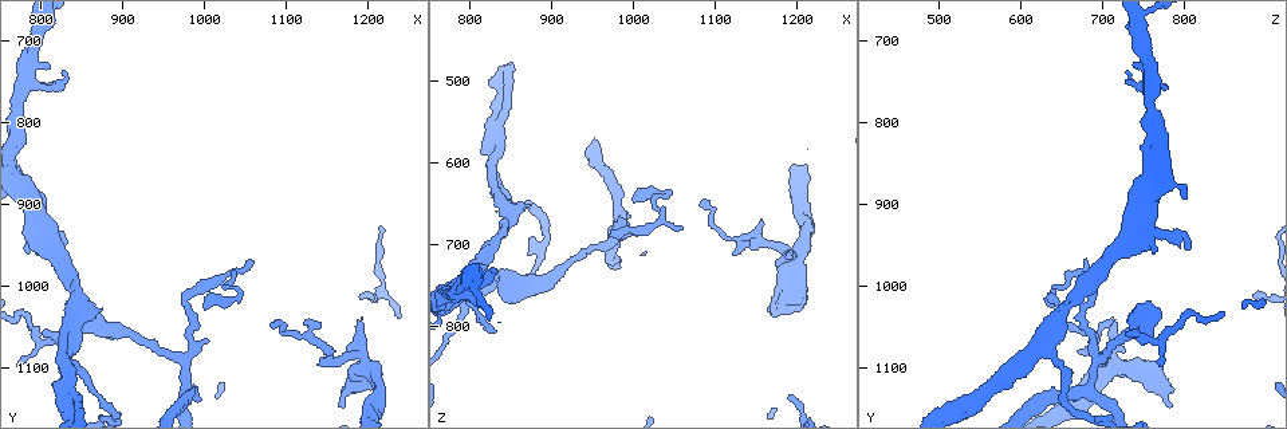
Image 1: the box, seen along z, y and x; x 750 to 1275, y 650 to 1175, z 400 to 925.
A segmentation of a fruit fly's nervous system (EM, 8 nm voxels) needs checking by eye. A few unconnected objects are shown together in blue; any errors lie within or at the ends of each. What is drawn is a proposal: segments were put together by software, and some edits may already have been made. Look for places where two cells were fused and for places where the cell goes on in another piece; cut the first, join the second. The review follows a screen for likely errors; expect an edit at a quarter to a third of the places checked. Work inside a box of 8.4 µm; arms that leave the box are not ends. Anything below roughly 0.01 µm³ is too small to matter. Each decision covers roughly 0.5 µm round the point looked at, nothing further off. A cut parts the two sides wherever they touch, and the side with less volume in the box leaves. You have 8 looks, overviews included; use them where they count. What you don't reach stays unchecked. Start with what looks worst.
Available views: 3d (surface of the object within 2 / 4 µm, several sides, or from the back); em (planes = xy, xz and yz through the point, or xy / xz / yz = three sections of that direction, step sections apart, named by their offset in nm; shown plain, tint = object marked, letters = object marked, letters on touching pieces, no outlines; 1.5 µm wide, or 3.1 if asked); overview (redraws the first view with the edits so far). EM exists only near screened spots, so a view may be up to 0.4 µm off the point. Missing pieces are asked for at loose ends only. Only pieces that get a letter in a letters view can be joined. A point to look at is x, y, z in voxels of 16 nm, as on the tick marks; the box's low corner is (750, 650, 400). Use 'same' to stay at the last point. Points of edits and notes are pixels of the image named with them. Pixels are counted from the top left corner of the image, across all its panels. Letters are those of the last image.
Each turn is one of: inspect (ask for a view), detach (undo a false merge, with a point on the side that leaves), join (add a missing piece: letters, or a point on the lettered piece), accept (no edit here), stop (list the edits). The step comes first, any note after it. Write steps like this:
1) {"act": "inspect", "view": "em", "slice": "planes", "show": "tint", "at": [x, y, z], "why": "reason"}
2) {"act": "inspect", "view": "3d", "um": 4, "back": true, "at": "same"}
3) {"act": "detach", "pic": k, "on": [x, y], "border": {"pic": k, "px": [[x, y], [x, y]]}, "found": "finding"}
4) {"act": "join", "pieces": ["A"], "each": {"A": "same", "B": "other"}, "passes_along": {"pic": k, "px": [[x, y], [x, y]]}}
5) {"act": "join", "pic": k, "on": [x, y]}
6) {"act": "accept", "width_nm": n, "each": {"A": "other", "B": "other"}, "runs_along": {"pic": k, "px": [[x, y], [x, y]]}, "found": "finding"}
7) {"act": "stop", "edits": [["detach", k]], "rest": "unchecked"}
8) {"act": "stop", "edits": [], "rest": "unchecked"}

{"act": "inspect", "view": "3d", "um": 4, "at": [840, 1080, 630], "why": "sharp bend"}

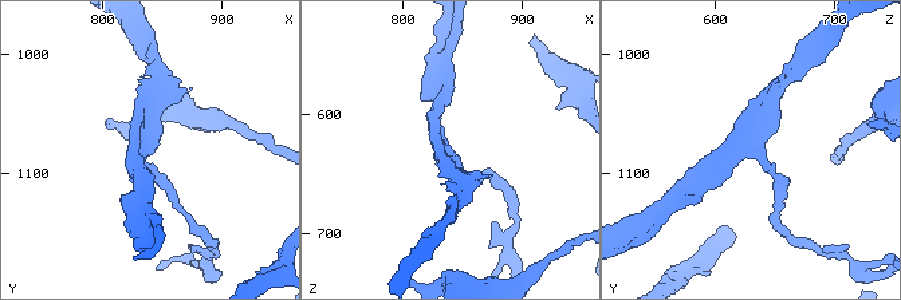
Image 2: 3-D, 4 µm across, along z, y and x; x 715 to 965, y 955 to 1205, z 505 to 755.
{"act": "inspect", "view": "em", "slice": "xz", "step": 8, "show": "tint", "at": [836, 1082, 634], "arms": 3}

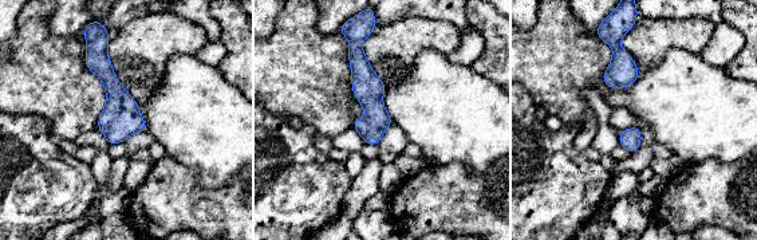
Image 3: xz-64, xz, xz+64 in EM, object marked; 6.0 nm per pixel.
{"act": "inspect", "view": "em", "slice": "planes", "show": "letters", "at": "same"}

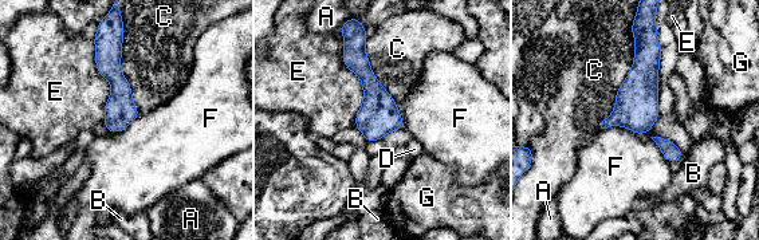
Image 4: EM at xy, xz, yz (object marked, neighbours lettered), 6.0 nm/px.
{"act": "accept", "width_nm": 190, "longest_contact_nm": ["C", 650], "each": {"A": "other", "B": "other", "C": "other", "D": "other", "E": "other", "F": "other", "G": "other"}, "found": "continuous, no second cell"}

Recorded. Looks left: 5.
{"act": "inspect", "view": "3d", "um": 2, "at": [1085, 1050, 645]}

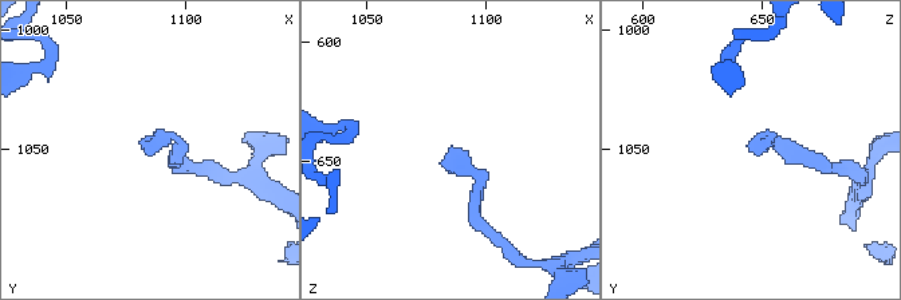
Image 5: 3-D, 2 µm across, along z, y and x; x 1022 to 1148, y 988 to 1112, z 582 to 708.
{"act": "inspect", "view": "em", "slice": "yz", "step": 4, "show": "letters", "at": [1083, 1050, 645]}

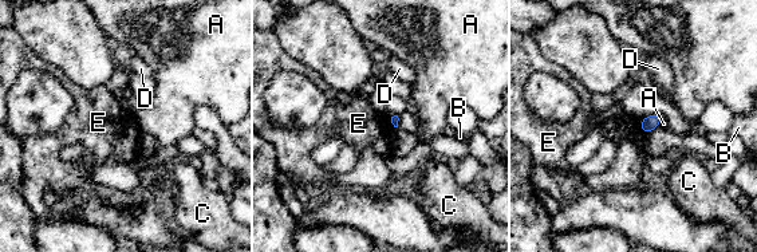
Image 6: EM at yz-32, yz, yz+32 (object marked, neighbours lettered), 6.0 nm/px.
{"act": "accept", "each": {"A": "other", "B": "other", "C": "other", "D": "other", "E": "other"}, "border": {"pic": 6, "px": [[639, 119], [639, 128], [645, 134]]}, "found": "no lettered piece goes on from it"}

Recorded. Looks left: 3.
{"act": "inspect", "view": "em", "slice": "planes", "show": "plain", "at": [1195, 1045, 710], "why": "free end"}

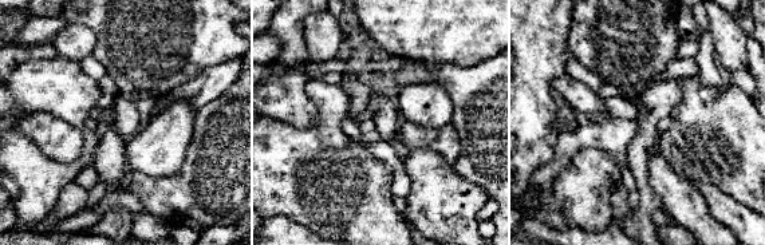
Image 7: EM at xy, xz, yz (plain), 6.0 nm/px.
{"act": "inspect", "view": "em", "slice": "planes", "show": "letters", "at": "same", "why": "see the neighbours"}

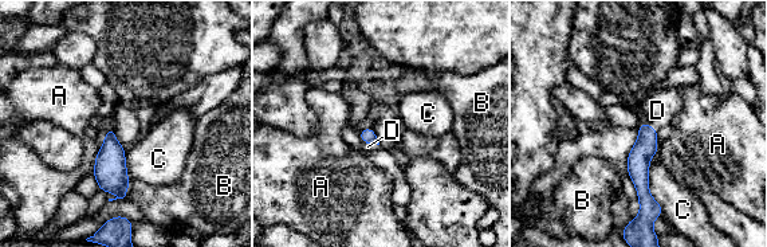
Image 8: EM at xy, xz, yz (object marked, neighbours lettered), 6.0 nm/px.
{"act": "join", "pieces": ["D"], "each": {"A": "other", "B": "other", "C": "other", "D": "same"}, "passes_along": {"pic": 8, "px": [[368, 136], [372, 142], [368, 146]]}, "found": "the cell continues"}

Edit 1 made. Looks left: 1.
{"act": "stop", "edits": [["join", 8]], "rest": "unchecked"}

